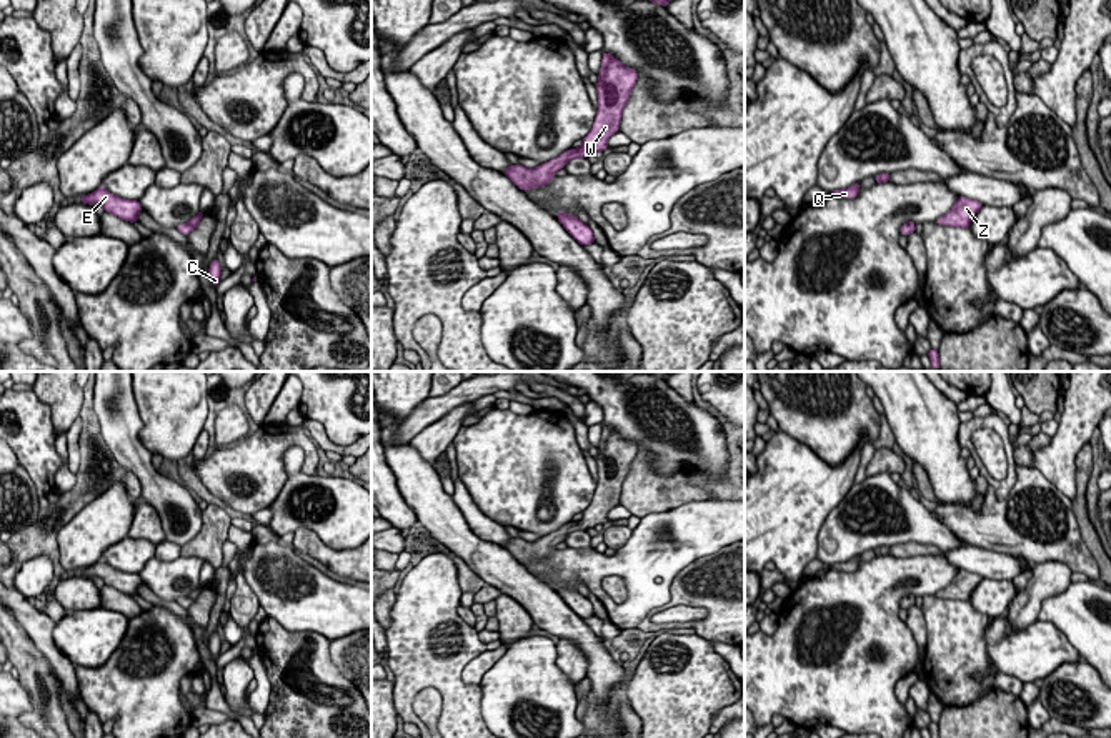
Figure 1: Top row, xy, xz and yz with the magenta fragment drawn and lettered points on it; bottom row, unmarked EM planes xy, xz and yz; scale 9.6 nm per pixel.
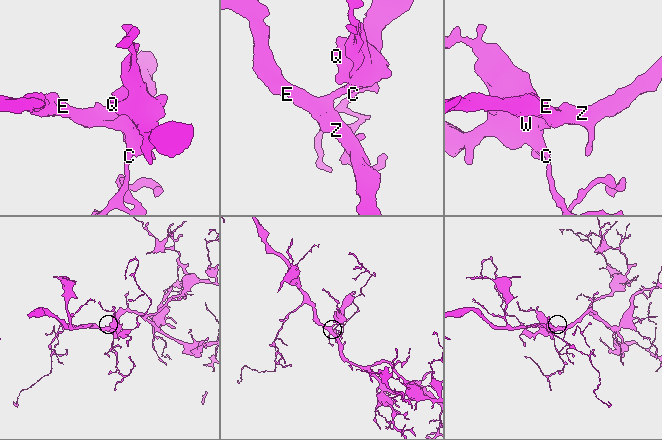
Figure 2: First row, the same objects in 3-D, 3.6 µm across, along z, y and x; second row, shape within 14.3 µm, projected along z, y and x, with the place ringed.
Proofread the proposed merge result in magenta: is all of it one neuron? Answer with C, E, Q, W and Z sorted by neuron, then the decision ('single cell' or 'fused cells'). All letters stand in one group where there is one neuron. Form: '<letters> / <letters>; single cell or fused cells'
C E Q W Z; single cell

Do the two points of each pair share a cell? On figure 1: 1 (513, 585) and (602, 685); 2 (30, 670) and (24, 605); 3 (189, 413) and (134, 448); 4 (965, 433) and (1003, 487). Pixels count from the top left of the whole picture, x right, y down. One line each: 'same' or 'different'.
1: same
2: same
3: different
4: same

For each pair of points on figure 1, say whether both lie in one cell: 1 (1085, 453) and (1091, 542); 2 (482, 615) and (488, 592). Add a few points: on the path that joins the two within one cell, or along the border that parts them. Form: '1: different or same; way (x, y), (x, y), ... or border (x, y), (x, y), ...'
1: same; way (1083, 475), (1083, 520)
2: same; way (483, 610), (485, 597)

